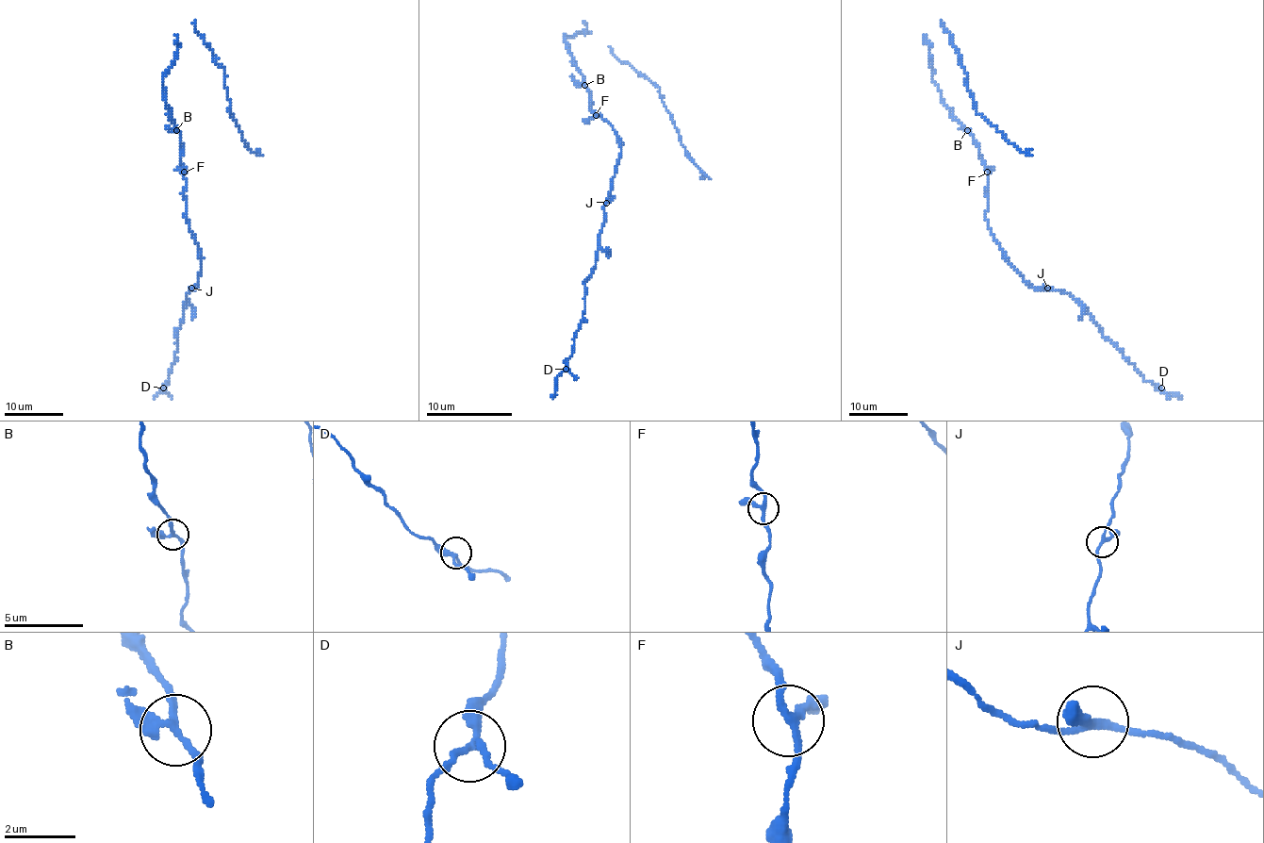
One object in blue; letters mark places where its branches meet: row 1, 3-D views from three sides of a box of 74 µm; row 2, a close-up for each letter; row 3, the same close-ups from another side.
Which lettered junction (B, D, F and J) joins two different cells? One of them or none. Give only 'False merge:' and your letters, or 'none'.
False merge: B

